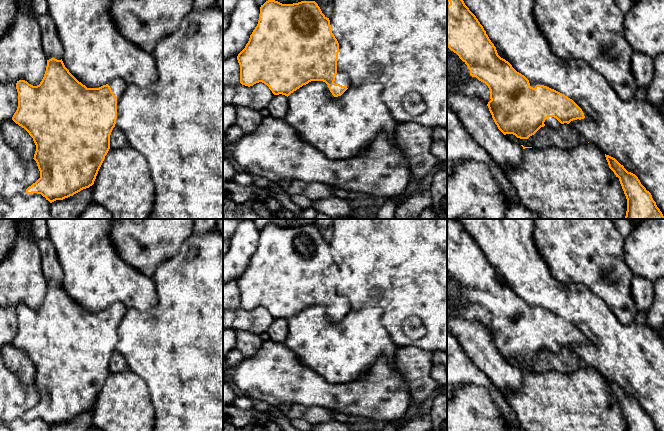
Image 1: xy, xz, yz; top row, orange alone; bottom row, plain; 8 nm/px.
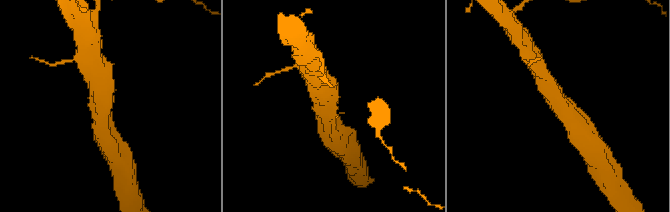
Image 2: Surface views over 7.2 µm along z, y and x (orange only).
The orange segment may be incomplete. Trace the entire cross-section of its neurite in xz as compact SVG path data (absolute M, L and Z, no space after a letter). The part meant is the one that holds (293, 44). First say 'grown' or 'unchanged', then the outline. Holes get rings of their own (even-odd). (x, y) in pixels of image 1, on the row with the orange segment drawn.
unchanged | M268 0L260 7L258 24L245 48L238 54L240 83L253 86L262 82L274 95L289 96L311 81L323 81L334 97L348 88L335 84L339 43L332 33L330 20L315 1L282 4Z

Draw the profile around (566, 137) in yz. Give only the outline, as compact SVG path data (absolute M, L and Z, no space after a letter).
M567 123L562 124L558 130L546 126L541 127L528 139L520 139L513 134L506 134L505 136L524 147L534 149L557 147L561 150L570 150L584 141L580 134Z

